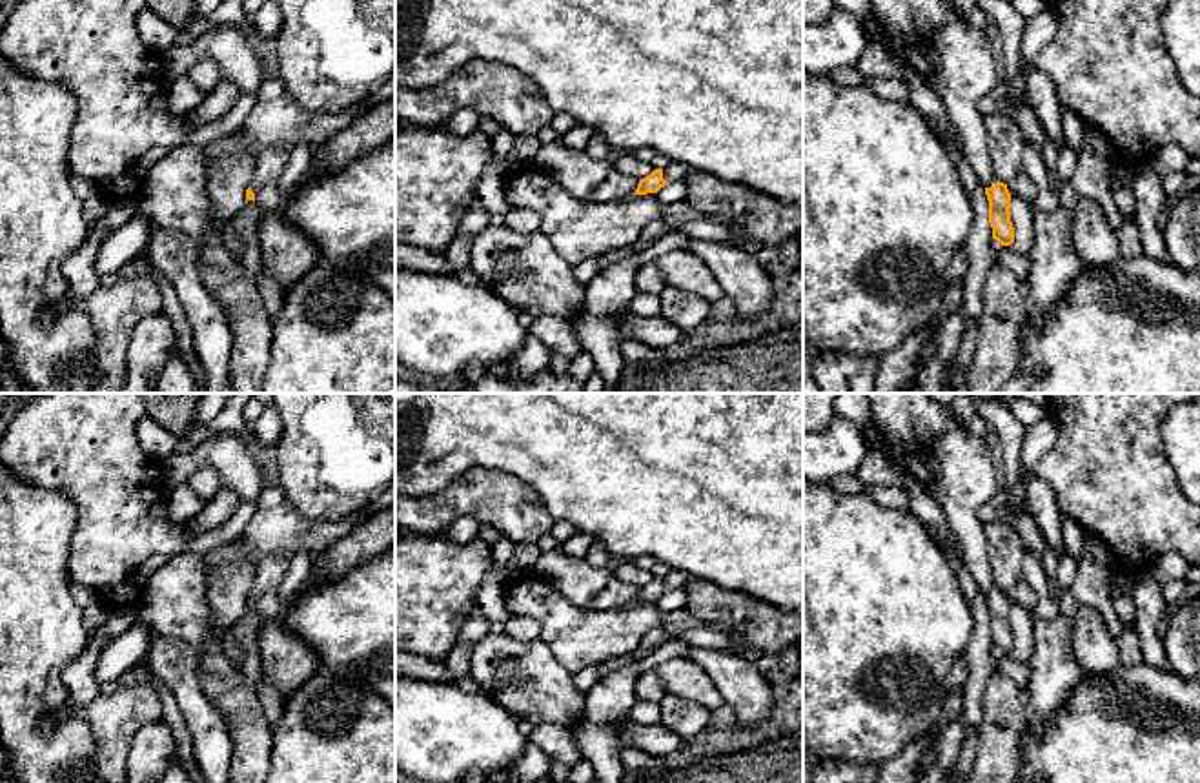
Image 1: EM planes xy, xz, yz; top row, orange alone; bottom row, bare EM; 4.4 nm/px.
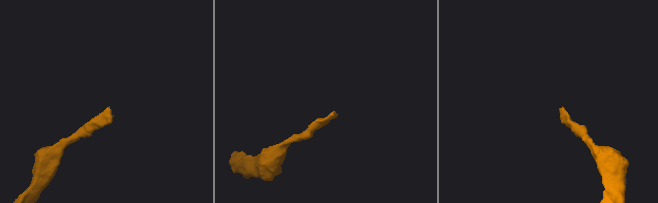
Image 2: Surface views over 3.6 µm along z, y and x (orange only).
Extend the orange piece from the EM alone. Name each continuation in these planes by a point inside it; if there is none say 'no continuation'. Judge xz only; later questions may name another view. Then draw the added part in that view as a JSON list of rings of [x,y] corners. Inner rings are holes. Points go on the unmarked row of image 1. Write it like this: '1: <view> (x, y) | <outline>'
1: xz (672, 579) | [[[670,570],[666,575],[663,575],[663,586],[666,590],[674,590],[674,588],[685,586],[690,581],[692,579],[686,574],[681,574],[681,572],[676,572],[676,570]]]

